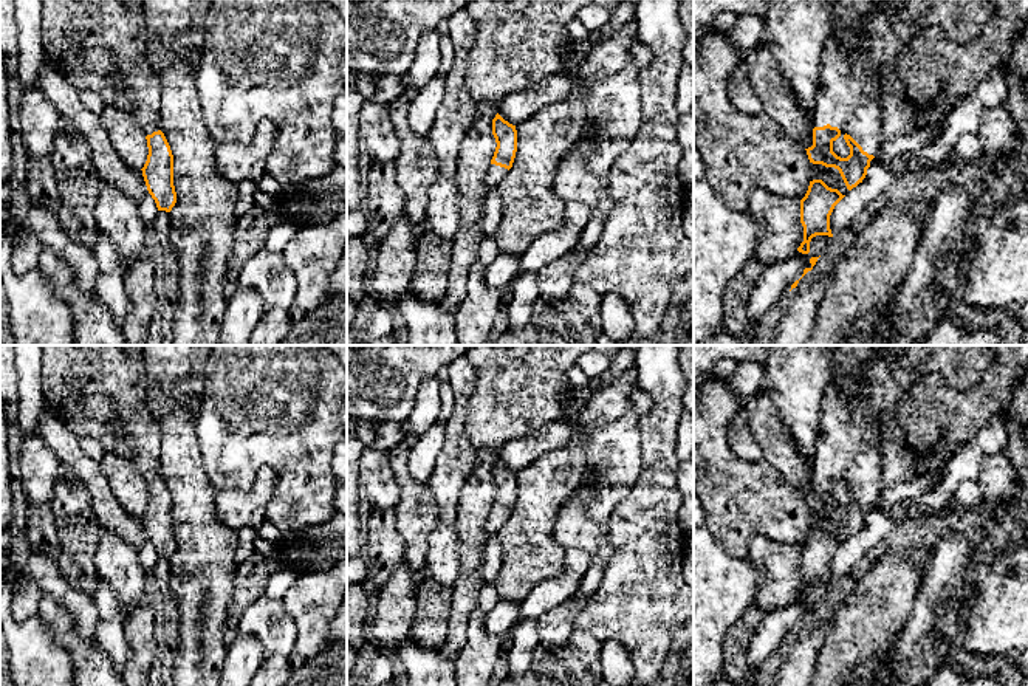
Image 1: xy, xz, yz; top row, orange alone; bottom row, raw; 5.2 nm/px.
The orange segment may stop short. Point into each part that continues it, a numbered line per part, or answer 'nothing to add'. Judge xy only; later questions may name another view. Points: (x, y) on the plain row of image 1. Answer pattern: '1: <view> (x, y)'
1: xy (96, 391)

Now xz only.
1: xz (496, 521)

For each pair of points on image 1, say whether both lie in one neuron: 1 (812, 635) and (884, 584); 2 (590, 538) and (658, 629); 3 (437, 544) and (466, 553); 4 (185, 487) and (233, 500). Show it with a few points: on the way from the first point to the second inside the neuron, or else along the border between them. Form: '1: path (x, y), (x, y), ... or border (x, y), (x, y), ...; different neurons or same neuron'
1: border (835, 623), (818, 658); different neurons
2: border (609, 525), (612, 559), (606, 565); different neurons
3: border (454, 524), (459, 544), (459, 576), (451, 586); different neurons
4: border (219, 491), (215, 514), (233, 528); different neurons

